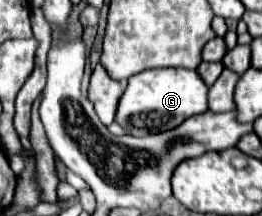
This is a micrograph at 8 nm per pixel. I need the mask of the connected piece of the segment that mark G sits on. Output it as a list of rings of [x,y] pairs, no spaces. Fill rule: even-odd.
[[[148,69],[128,79],[128,87],[122,93],[122,101],[118,101],[114,121],[130,135],[146,135],[146,129],[152,133],[170,131],[188,117],[208,111],[206,97],[208,87],[192,69]]]

